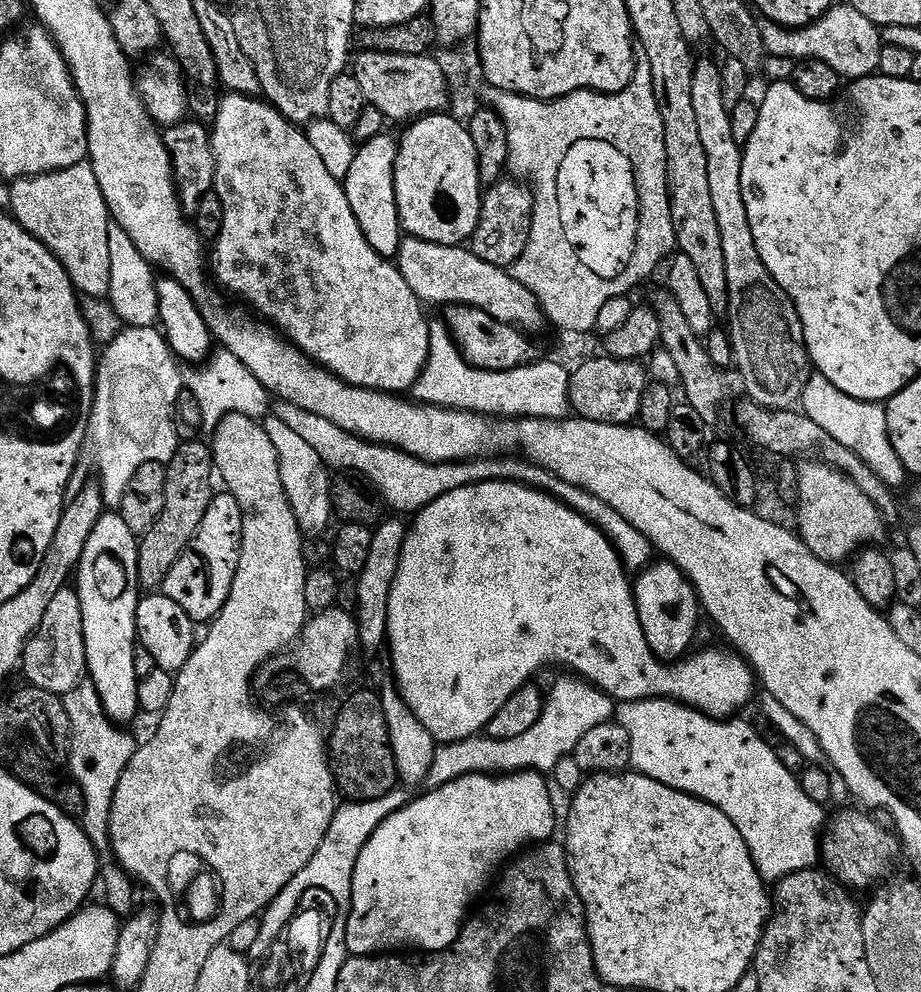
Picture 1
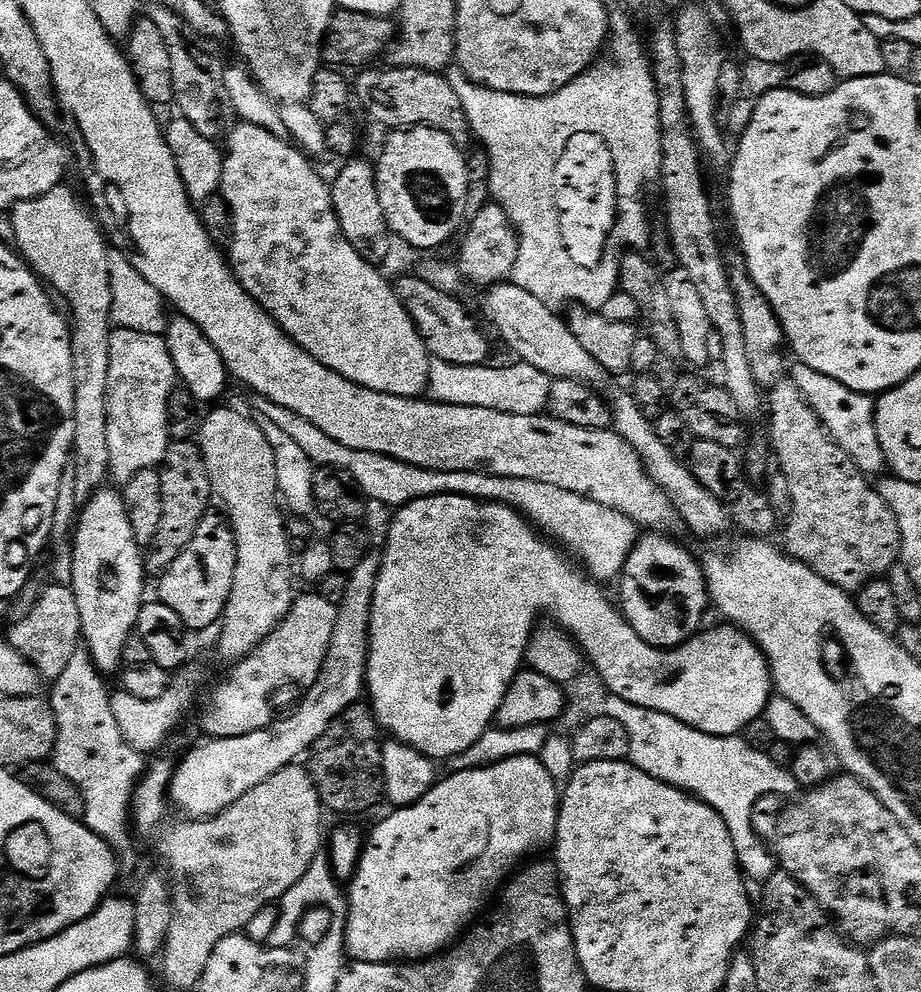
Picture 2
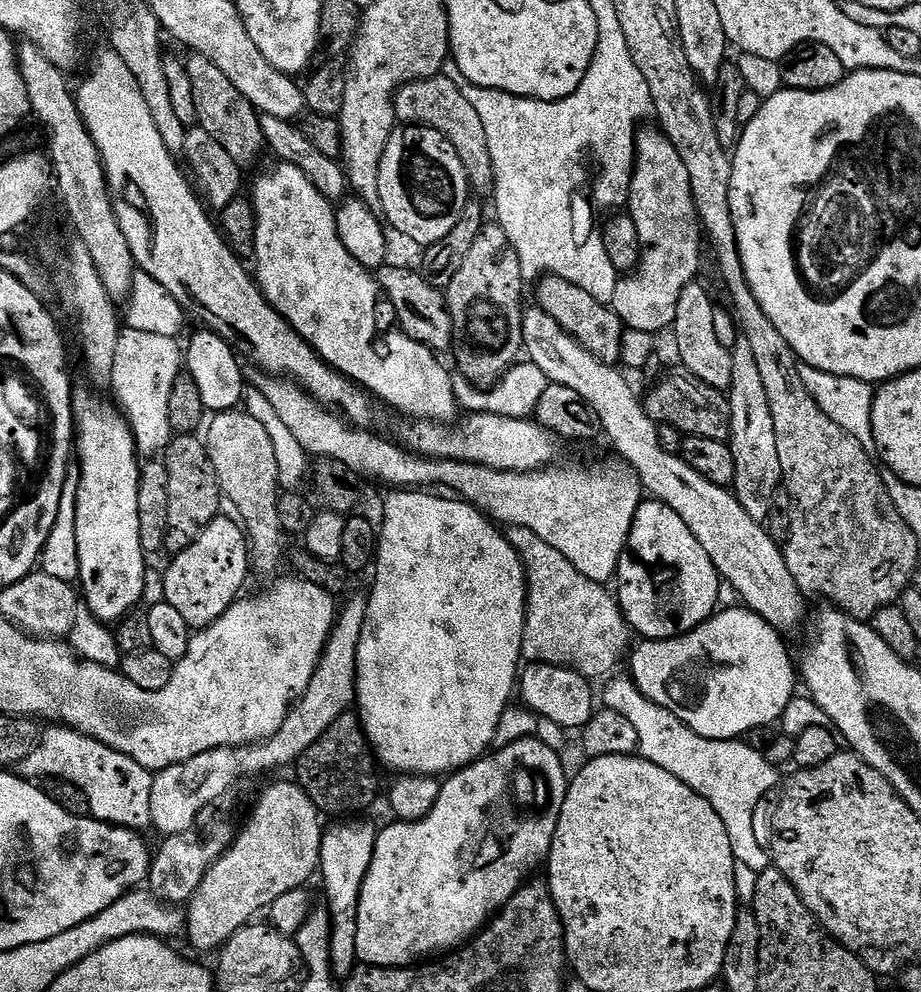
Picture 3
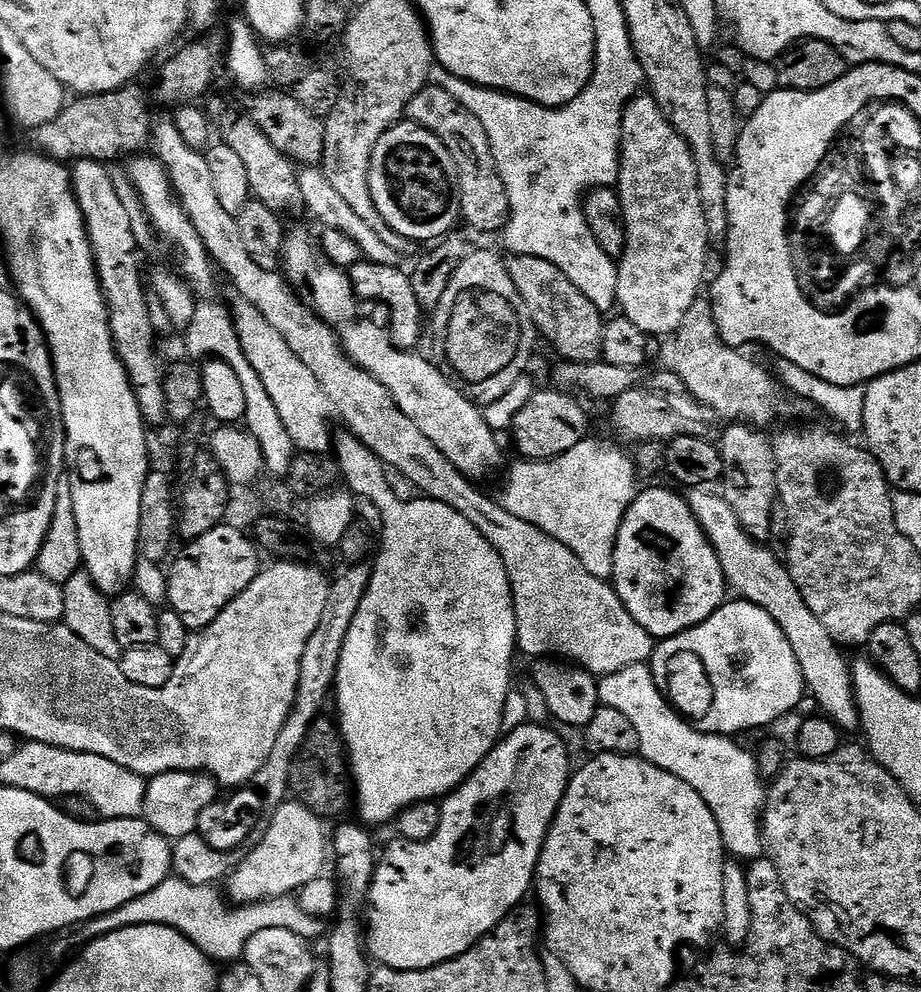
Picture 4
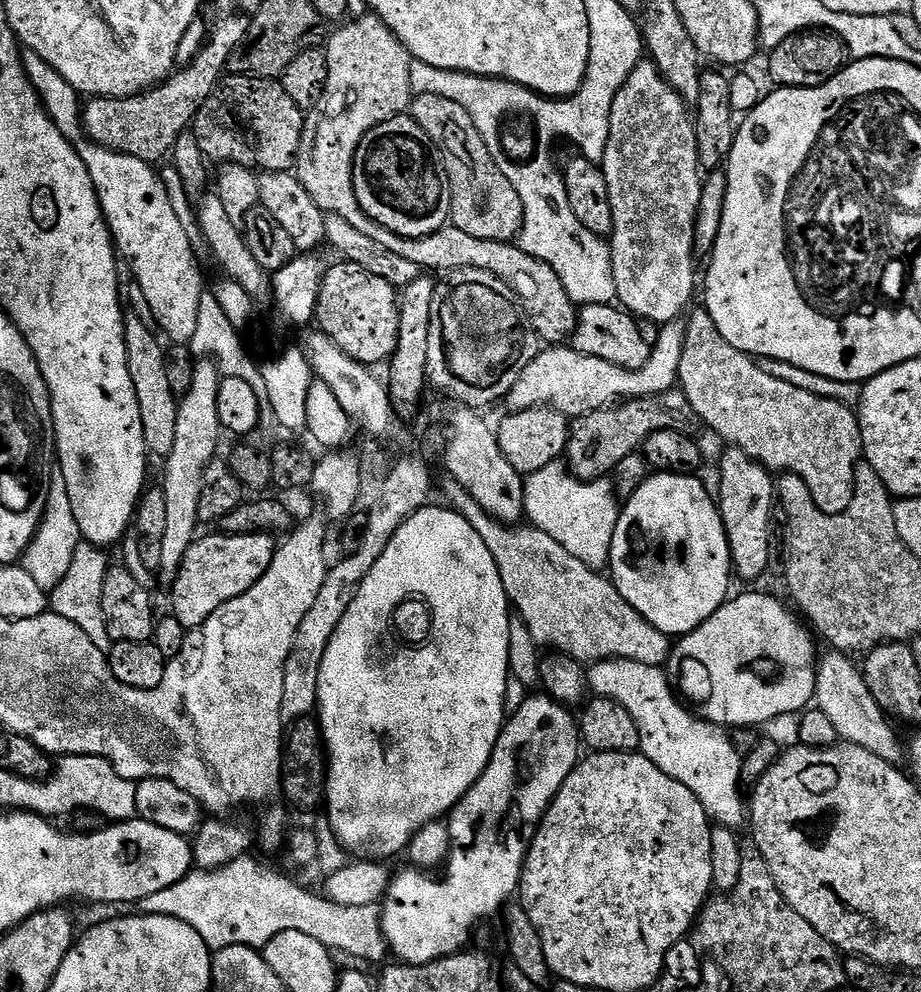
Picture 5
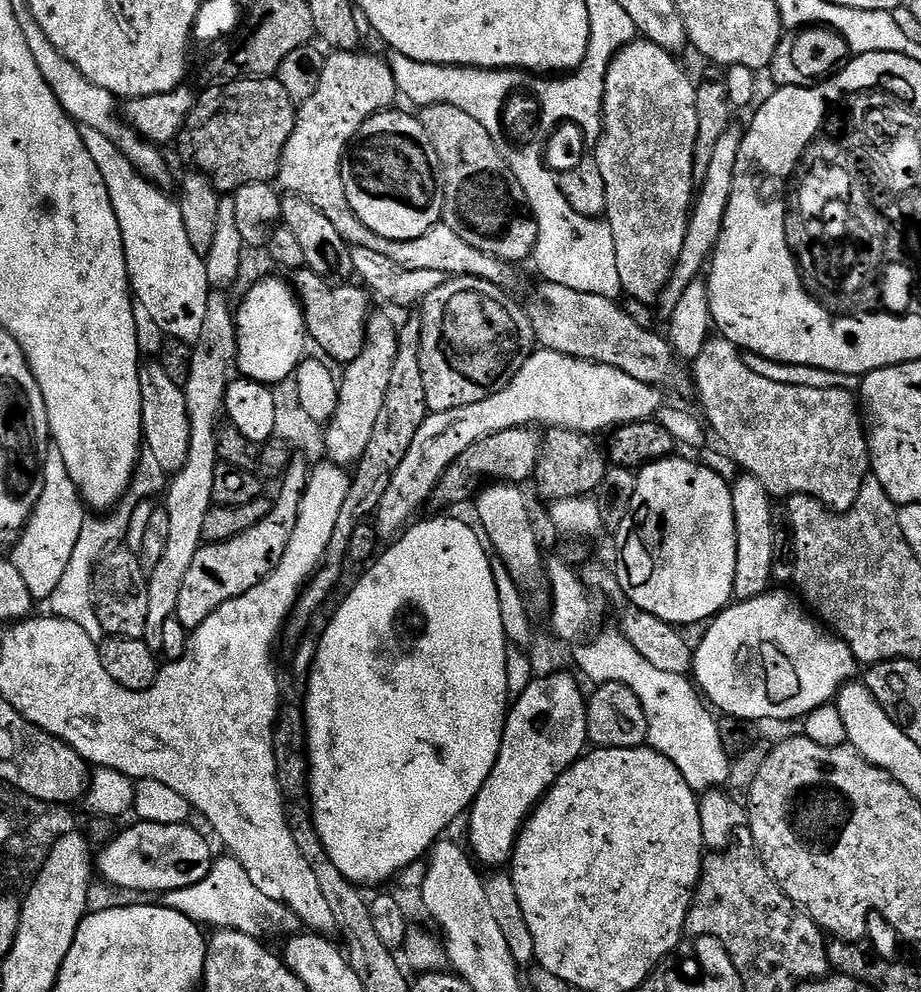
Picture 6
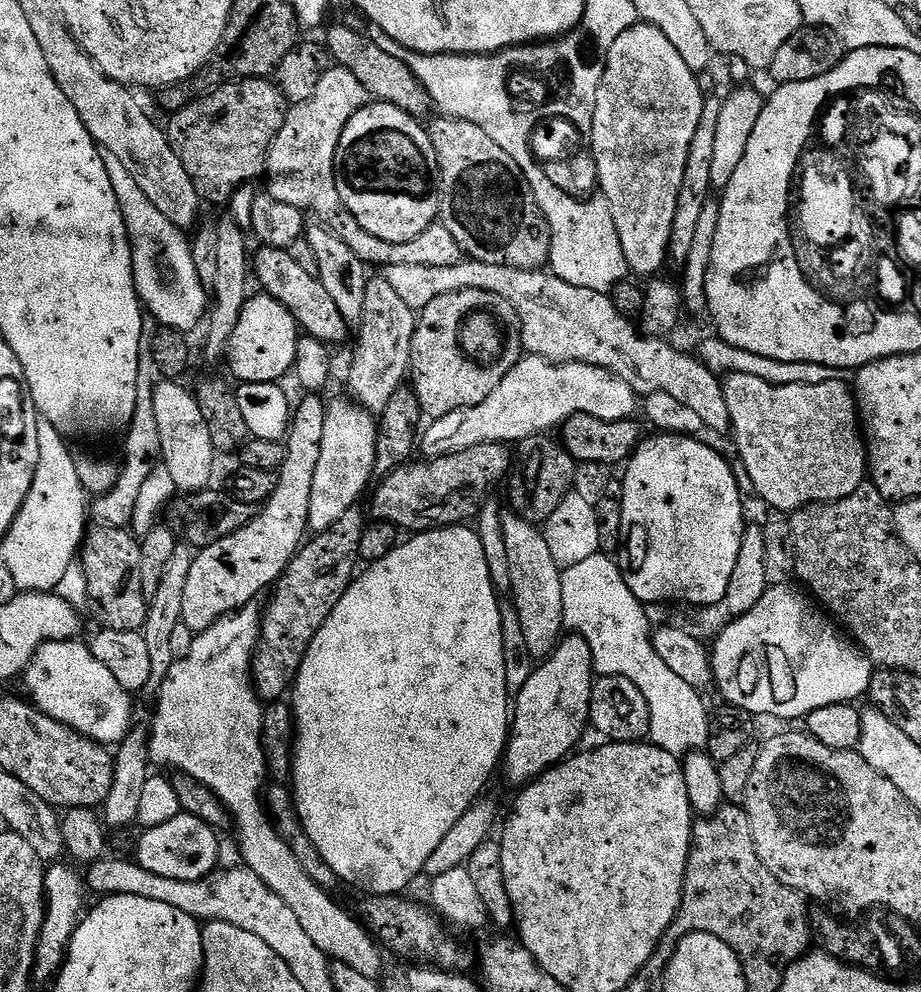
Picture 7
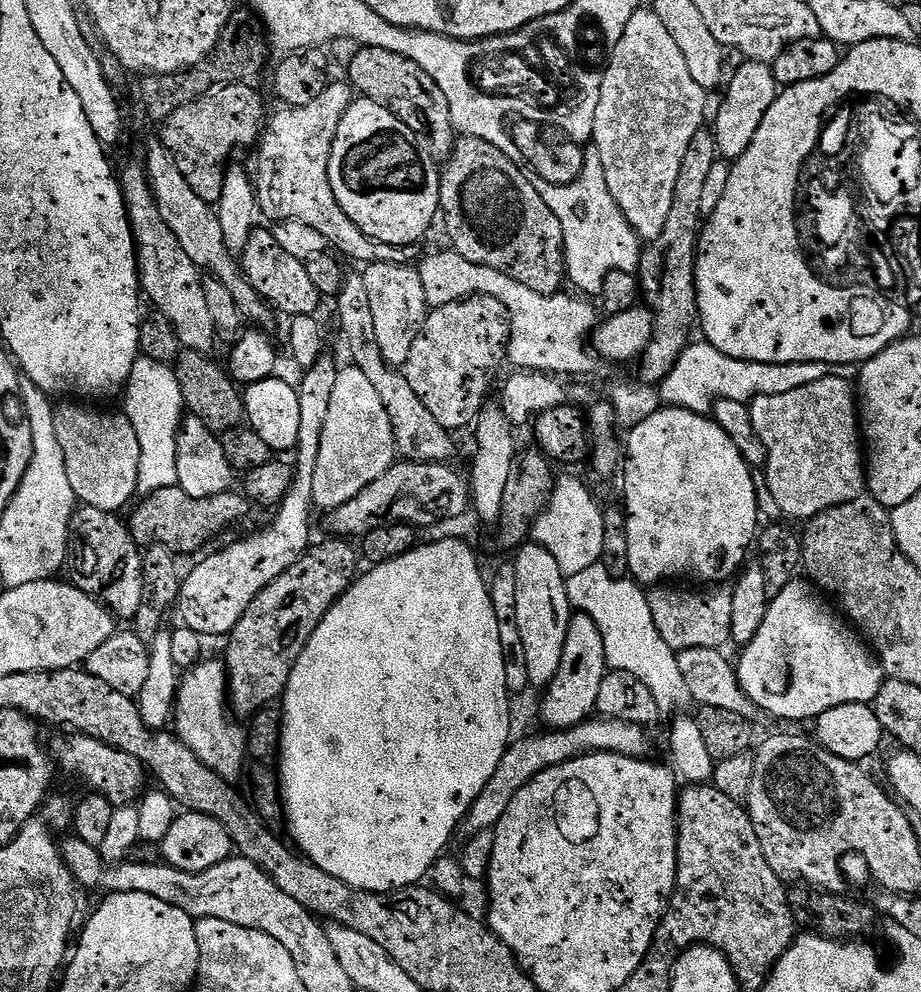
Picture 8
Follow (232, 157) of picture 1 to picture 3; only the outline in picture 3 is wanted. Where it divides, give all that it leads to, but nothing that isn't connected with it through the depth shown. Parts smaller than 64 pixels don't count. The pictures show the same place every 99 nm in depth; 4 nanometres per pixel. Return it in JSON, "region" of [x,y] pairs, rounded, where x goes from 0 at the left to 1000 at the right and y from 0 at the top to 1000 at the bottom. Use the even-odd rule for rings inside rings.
{"region":[[[307,163],[299,166],[301,169],[296,173],[287,173],[274,185],[274,198],[271,205],[274,217],[276,219],[276,229],[271,234],[271,251],[274,250],[274,258],[278,261],[278,274],[276,270],[276,281],[278,289],[282,295],[289,299],[293,309],[305,319],[306,322],[314,327],[322,337],[339,351],[343,352],[343,356],[353,367],[364,371],[370,375],[372,379],[378,380],[384,387],[390,387],[396,395],[403,397],[409,404],[418,403],[426,411],[431,411],[436,418],[443,419],[447,423],[472,423],[474,425],[491,425],[496,422],[497,408],[495,405],[495,395],[493,392],[492,380],[486,380],[484,372],[478,368],[479,360],[469,352],[458,349],[454,345],[450,345],[450,341],[445,341],[440,335],[427,333],[418,339],[408,339],[408,327],[404,322],[408,319],[408,305],[415,302],[415,295],[409,287],[407,277],[401,271],[395,270],[380,256],[380,252],[376,252],[376,248],[371,248],[371,240],[367,240],[367,232],[365,231],[365,210],[362,205],[353,201],[352,197],[343,191],[341,185],[321,167],[318,165],[309,165]]]}

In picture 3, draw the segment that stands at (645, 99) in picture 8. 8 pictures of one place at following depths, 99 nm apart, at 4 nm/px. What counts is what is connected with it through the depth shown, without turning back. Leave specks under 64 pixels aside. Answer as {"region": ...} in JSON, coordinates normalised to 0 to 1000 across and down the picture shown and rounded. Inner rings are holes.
{"region":[[[699,127],[691,134],[691,164],[686,167],[686,182],[684,183],[684,192],[680,199],[681,217],[685,218],[688,229],[693,231],[693,244],[695,245],[695,267],[692,268],[689,274],[679,277],[676,280],[670,281],[669,291],[667,292],[667,300],[662,307],[666,315],[671,317],[671,321],[676,325],[679,331],[687,331],[688,333],[701,333],[709,337],[717,337],[717,334],[729,332],[734,314],[736,313],[736,300],[740,298],[740,292],[745,292],[745,288],[749,288],[757,281],[756,278],[760,274],[760,250],[762,254],[762,231],[759,223],[756,221],[756,209],[754,208],[754,200],[749,192],[749,175],[745,172],[745,166],[740,163],[740,155],[736,155],[736,151],[732,151],[732,147],[725,141],[725,137],[718,133],[716,128]]]}

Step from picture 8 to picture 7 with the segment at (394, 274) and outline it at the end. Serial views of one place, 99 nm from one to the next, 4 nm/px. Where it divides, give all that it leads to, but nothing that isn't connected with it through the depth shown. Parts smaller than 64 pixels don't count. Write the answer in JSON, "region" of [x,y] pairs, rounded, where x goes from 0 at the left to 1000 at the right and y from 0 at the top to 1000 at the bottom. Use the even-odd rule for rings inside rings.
{"region":[[[420,280],[401,281],[397,288],[397,317],[390,327],[391,345],[387,349],[387,360],[378,375],[381,398],[392,411],[405,417],[419,413],[425,399],[444,382],[447,370],[447,342],[452,332],[453,316],[441,304],[436,304],[432,292],[423,288]]]}

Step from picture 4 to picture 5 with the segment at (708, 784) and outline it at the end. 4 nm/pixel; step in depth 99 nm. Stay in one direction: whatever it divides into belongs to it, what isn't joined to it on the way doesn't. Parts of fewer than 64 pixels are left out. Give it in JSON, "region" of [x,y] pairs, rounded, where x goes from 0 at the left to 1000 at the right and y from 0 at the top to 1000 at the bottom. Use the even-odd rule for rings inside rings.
{"region":[[[668,664],[663,666],[650,666],[638,676],[640,695],[653,705],[670,706],[683,720],[695,737],[694,757],[698,758],[710,772],[714,772],[727,784],[740,788],[756,801],[758,808],[769,819],[770,824],[779,832],[802,836],[802,831],[810,827],[810,806],[803,803],[803,790],[806,791],[806,763],[798,758],[797,752],[792,746],[792,739],[785,733],[772,730],[769,725],[750,722],[744,711],[736,705],[727,682],[720,672],[707,669],[694,669],[687,665]]]}

